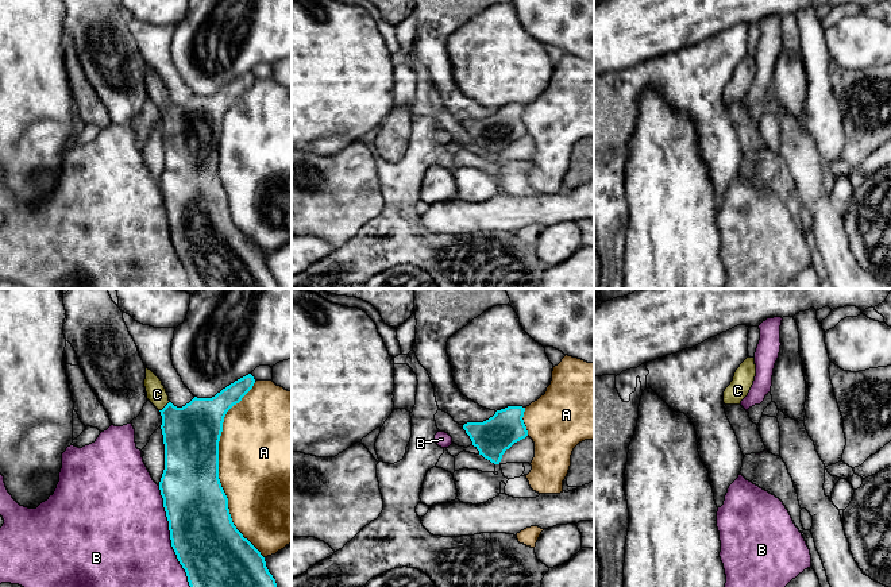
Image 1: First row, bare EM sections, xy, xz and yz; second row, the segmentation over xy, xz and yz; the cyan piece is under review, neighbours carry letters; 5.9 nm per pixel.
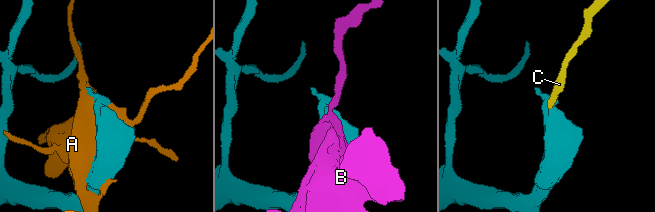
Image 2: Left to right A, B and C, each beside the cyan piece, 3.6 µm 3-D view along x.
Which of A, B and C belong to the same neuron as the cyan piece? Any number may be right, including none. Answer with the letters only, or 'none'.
C

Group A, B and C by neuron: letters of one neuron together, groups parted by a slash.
A / B / C

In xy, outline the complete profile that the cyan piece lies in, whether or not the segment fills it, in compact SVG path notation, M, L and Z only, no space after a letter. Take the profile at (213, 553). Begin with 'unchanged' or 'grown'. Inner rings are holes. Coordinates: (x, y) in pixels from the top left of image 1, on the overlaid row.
grown; M146 368L147 399L161 412L165 470L159 482L169 521L171 547L190 587L277 587L261 552L232 522L228 498L219 479L219 441L227 412L252 389L251 374L235 381L212 398L194 397L182 408L169 401L162 381Z

